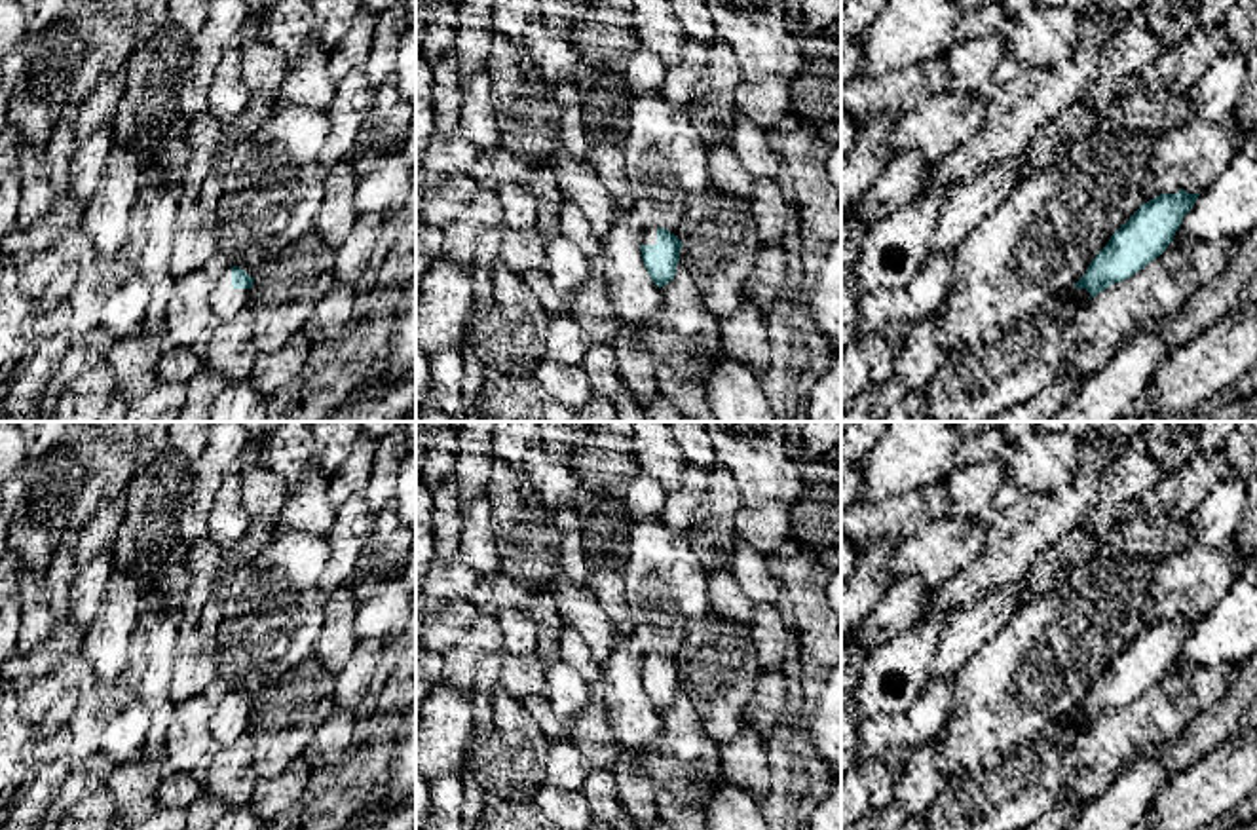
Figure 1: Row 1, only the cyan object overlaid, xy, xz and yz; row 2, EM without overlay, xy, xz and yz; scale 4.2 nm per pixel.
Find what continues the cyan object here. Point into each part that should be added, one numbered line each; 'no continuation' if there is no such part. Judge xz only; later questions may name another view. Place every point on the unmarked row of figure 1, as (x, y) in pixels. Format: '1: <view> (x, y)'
1: xz (648, 661)

